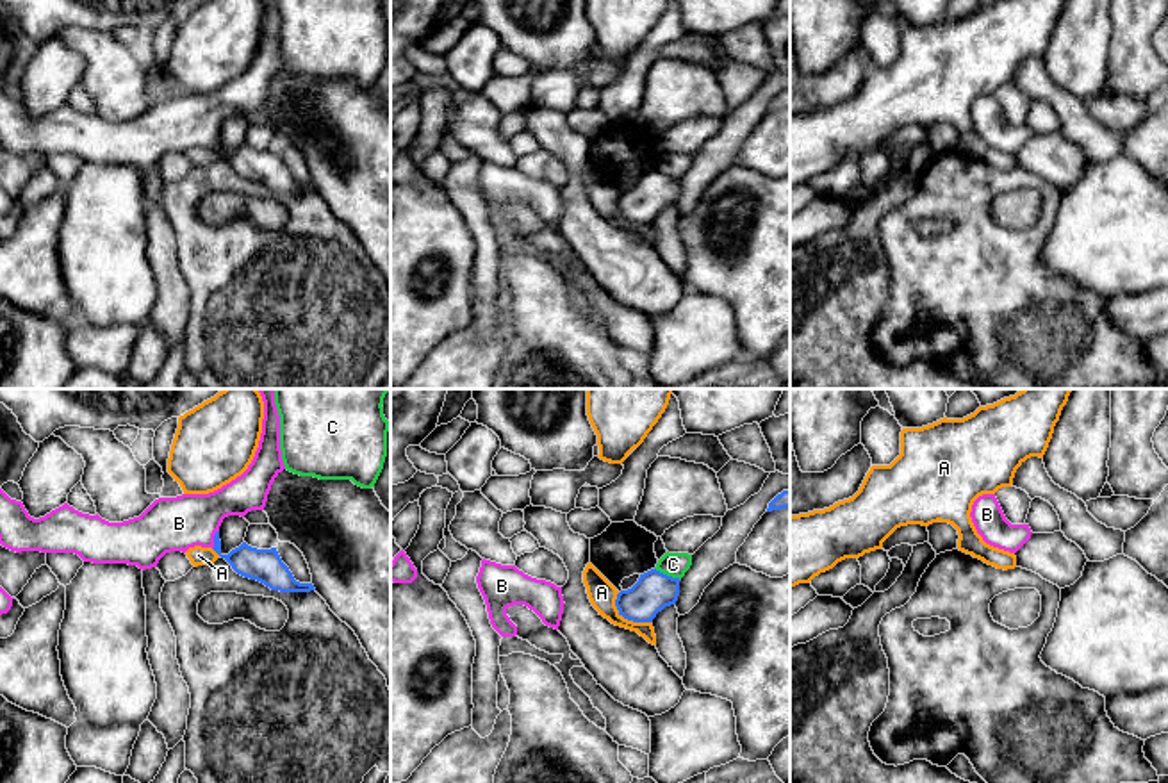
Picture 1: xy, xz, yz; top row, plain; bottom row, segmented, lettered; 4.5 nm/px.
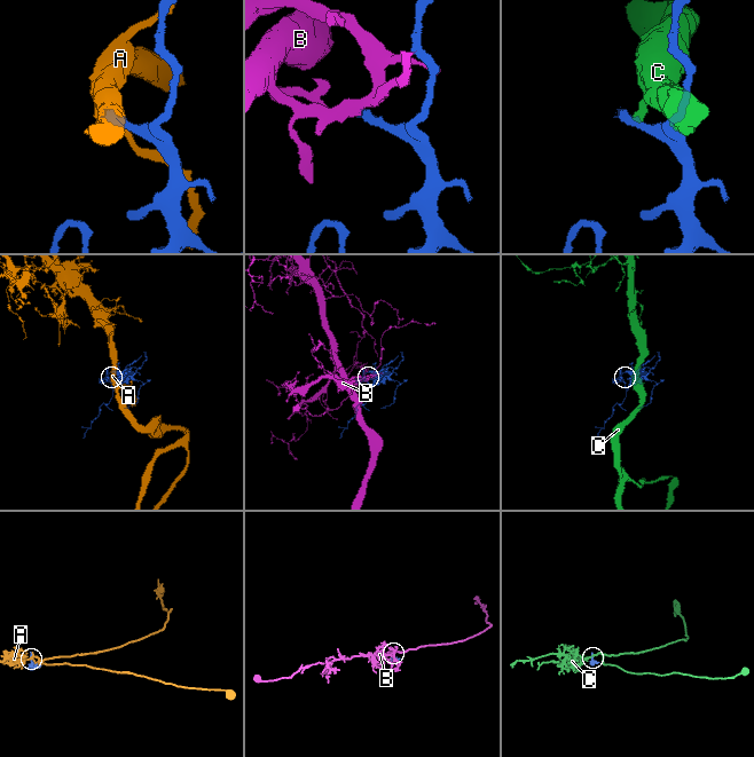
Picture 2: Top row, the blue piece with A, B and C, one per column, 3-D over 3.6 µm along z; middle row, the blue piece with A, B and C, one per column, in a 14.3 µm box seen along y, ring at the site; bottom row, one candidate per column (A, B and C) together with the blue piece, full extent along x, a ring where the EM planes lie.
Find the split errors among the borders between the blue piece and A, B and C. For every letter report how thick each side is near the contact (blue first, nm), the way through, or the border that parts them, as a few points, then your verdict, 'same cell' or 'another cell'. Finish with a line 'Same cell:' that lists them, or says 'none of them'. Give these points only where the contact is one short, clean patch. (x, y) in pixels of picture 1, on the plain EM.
A: 170 nm thick on the blue side, 120 nm on the other; border along xz (616, 195), (616, 209), (625, 218), (651, 223); another cell
B: 140 nm thick on the blue side, 240 nm on the other; same cell
C: 170 nm thick on the blue side, 110 nm on the other; border along xz (655, 168), (680, 181); another cell
Same cell: B

